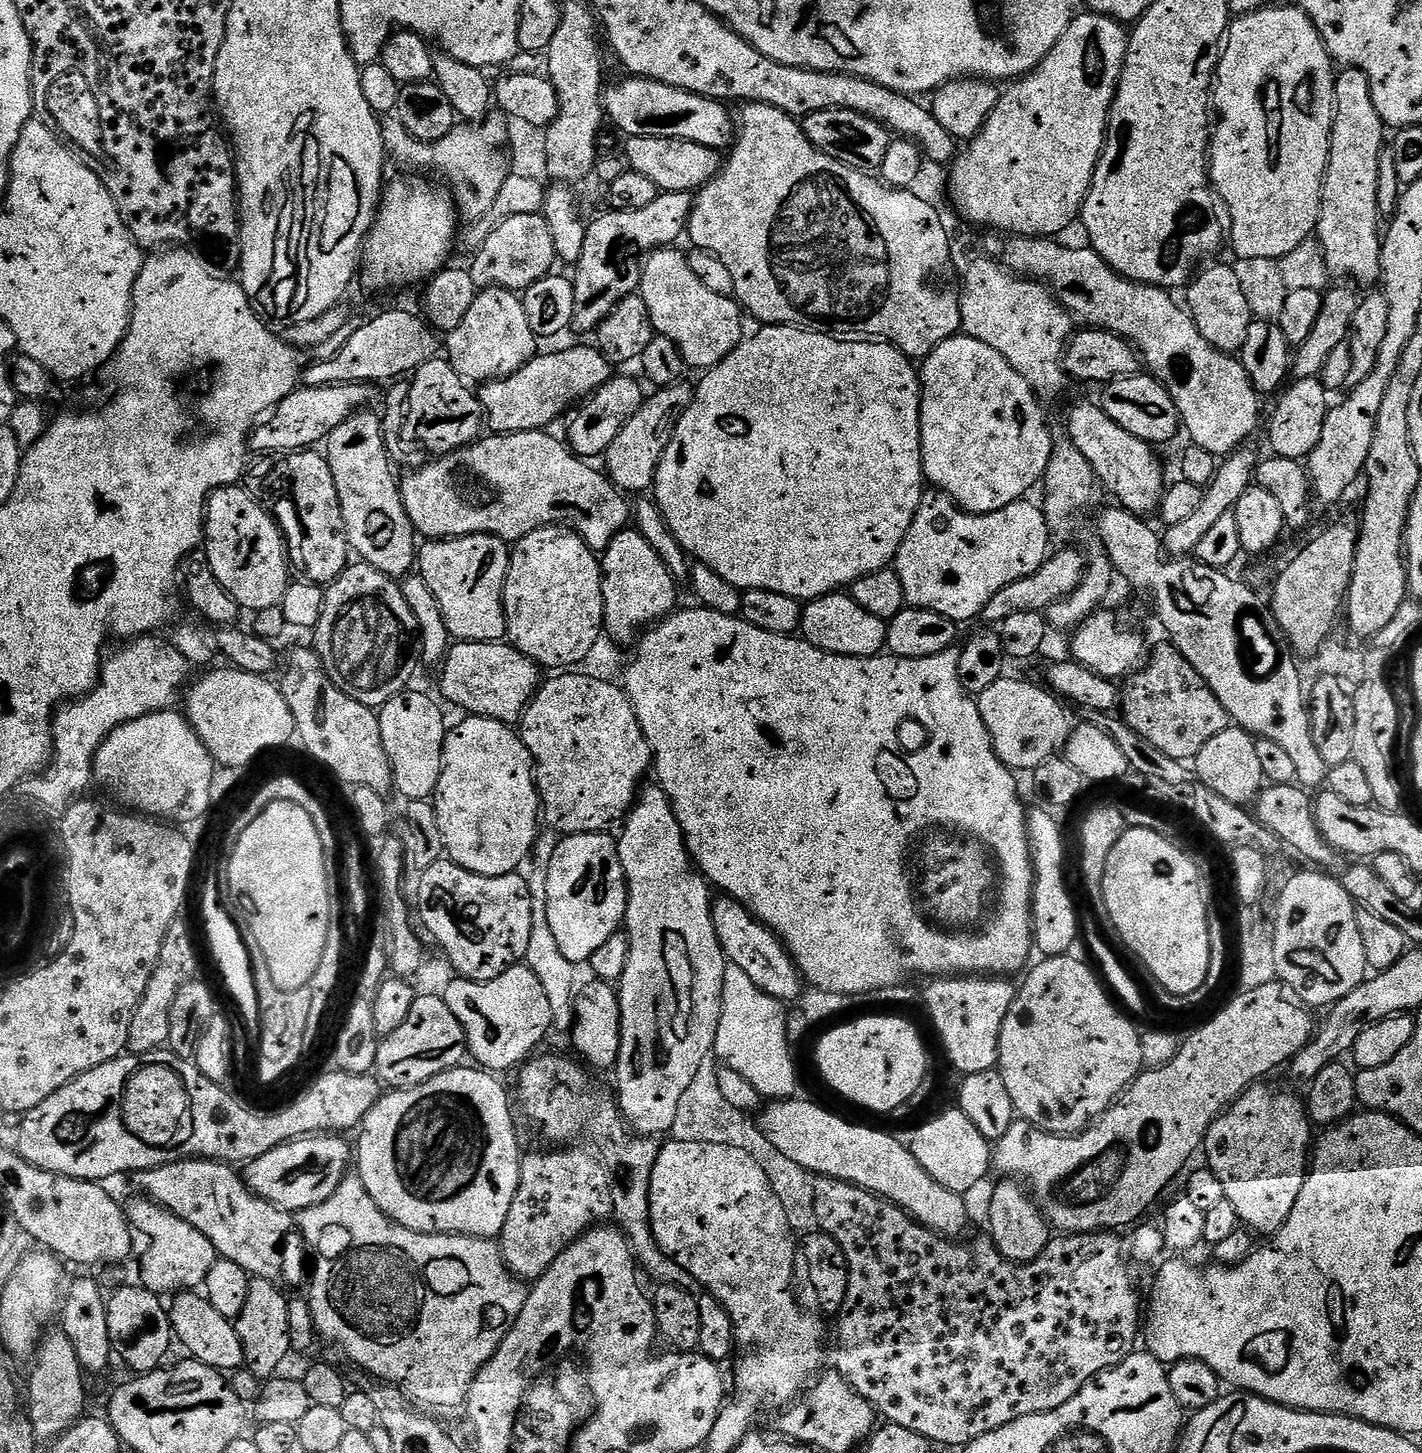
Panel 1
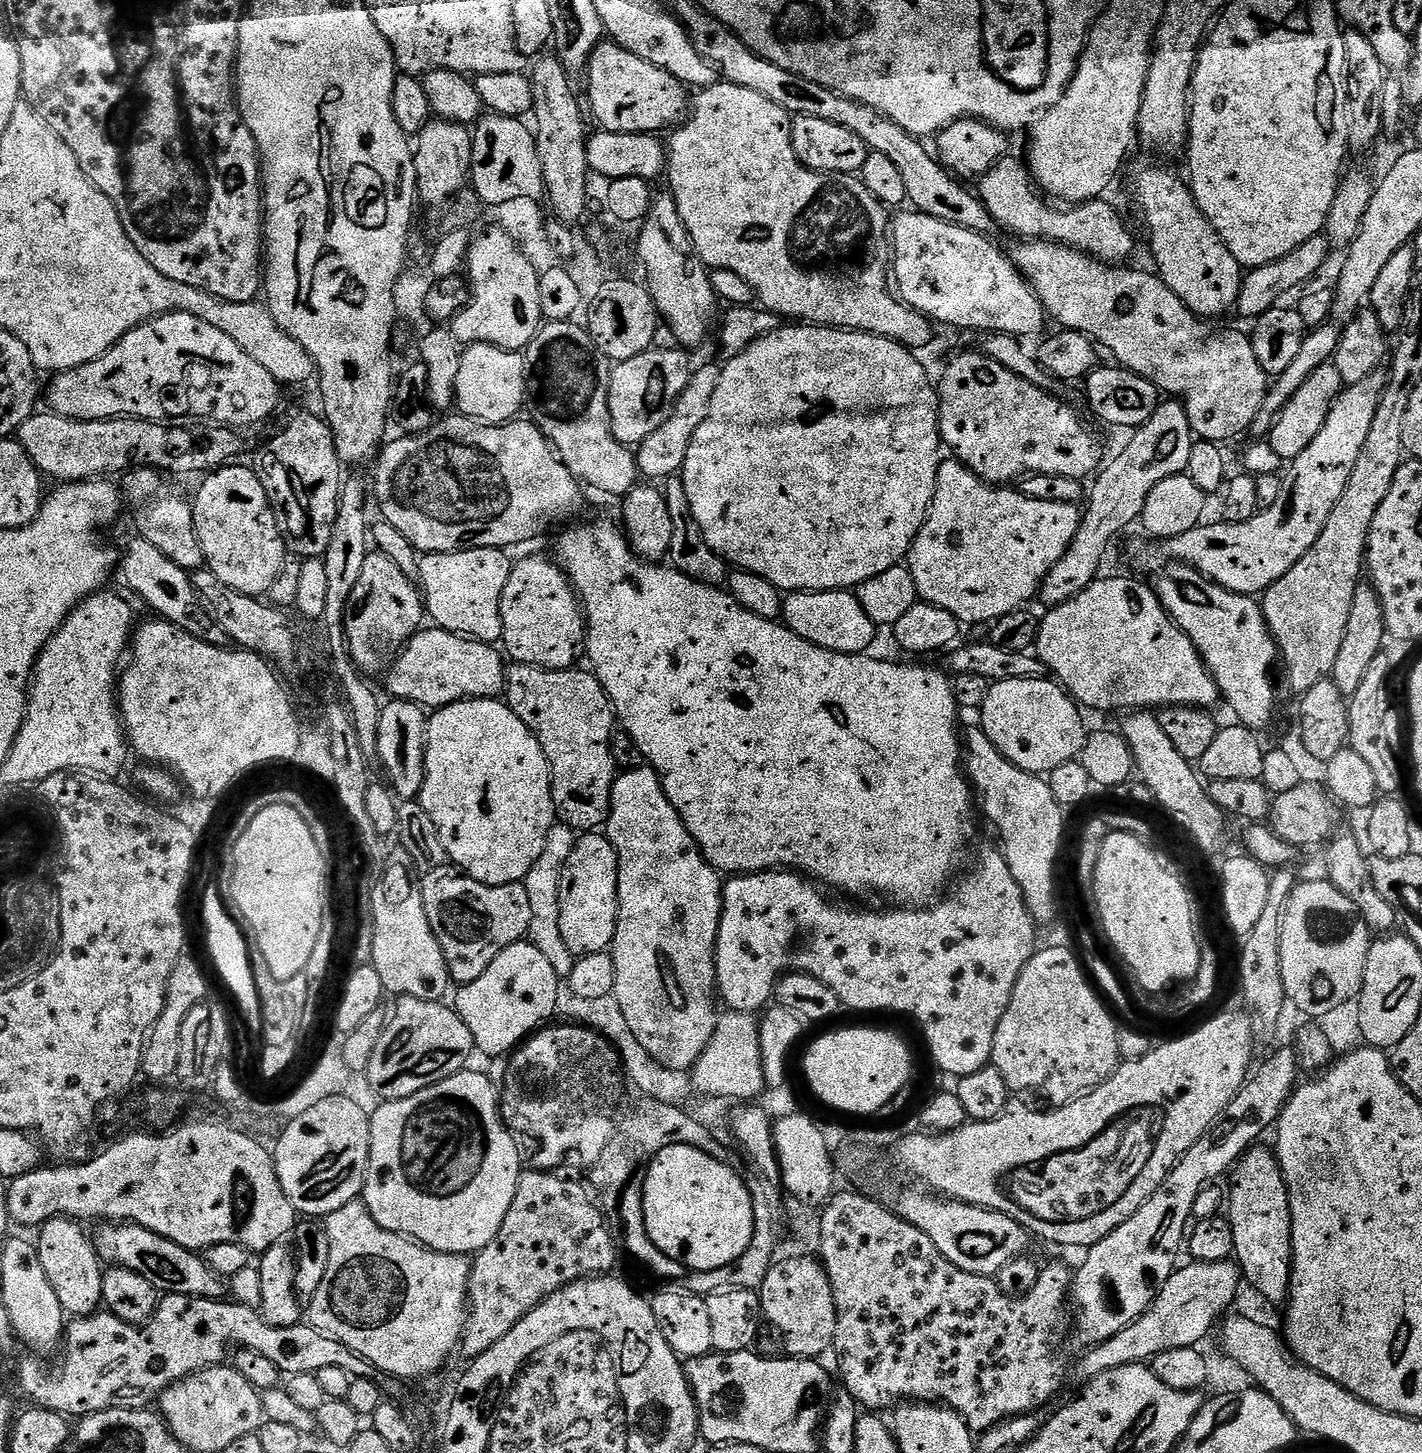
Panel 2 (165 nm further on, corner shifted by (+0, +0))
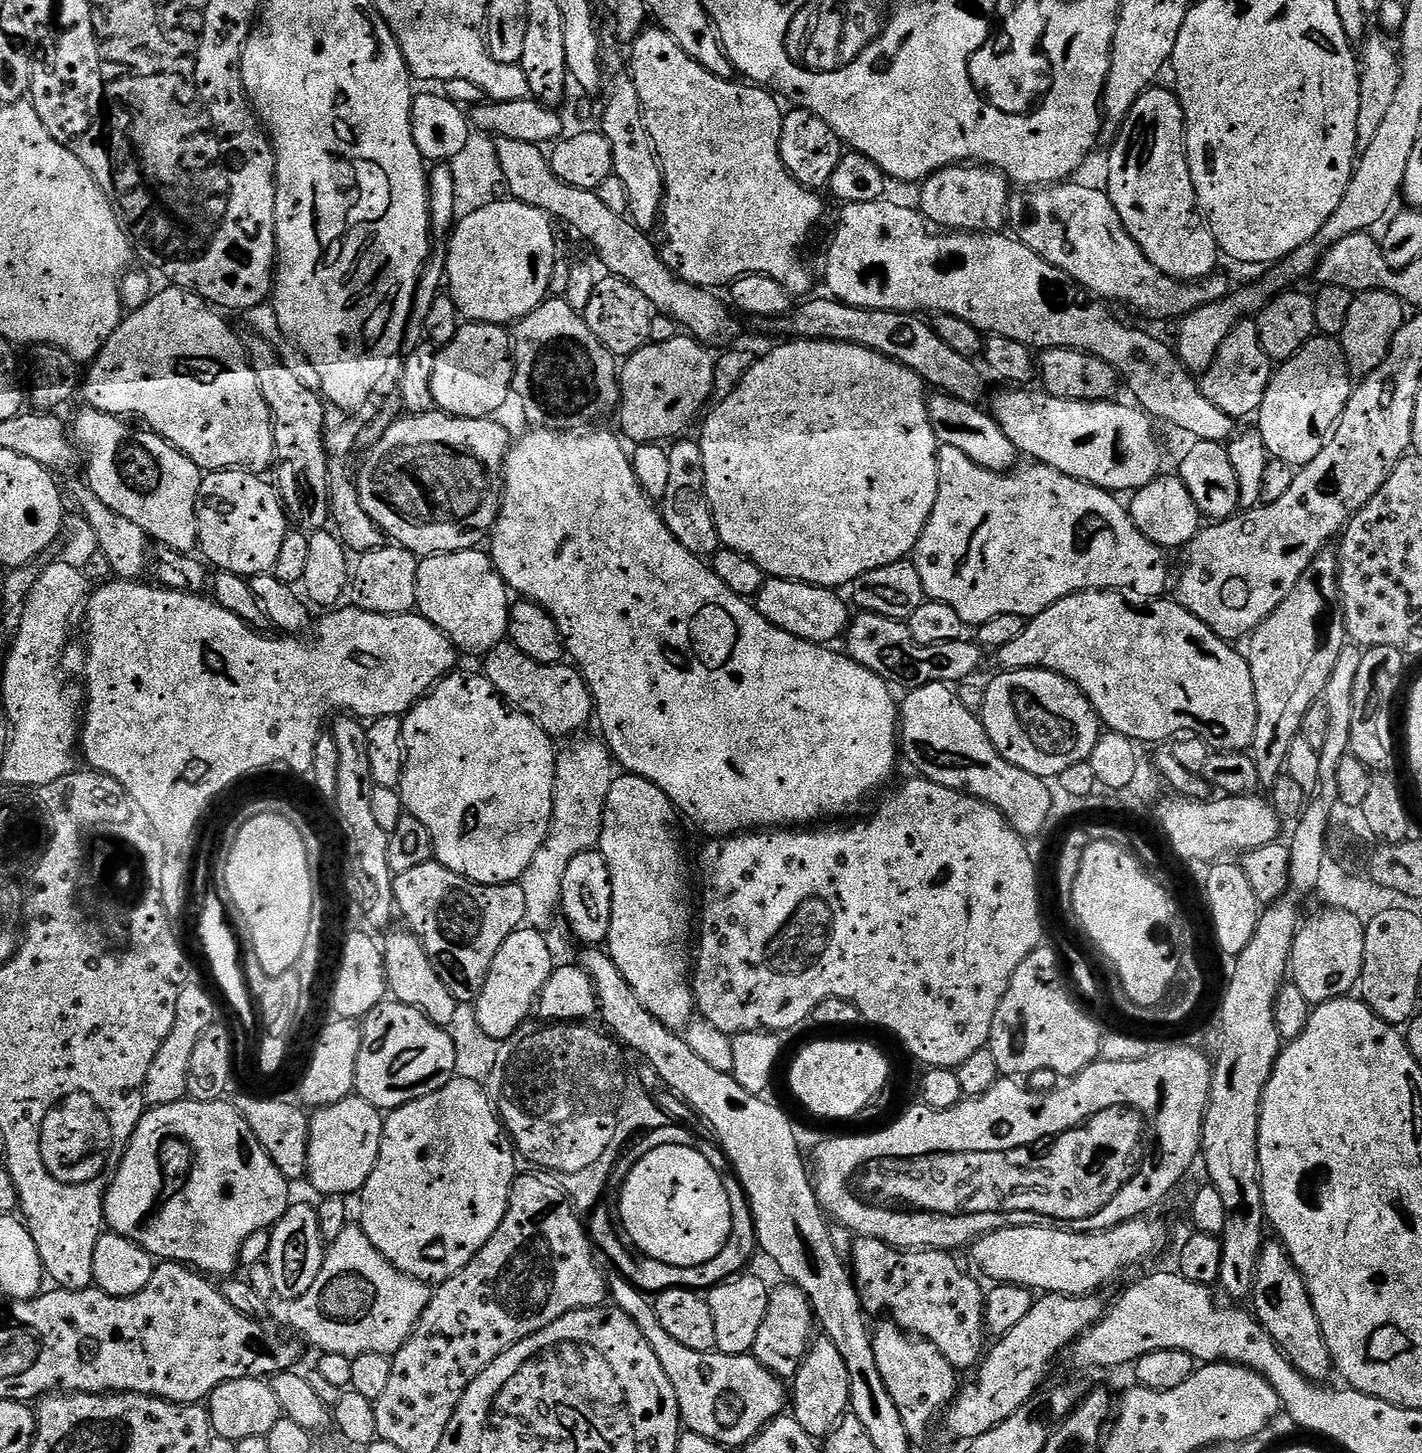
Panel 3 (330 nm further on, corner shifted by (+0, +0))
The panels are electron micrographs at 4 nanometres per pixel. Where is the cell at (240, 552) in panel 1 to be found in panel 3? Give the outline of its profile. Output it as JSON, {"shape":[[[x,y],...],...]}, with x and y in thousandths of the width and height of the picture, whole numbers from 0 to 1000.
{"shape":[[[161,323],[160,325],[147,325],[141,331],[141,342],[138,346],[140,379],[143,385],[150,392],[155,394],[164,394],[172,398],[185,396],[191,394],[195,387],[198,373],[203,368],[204,359],[200,353],[196,338],[191,332],[186,331],[179,325]]]}

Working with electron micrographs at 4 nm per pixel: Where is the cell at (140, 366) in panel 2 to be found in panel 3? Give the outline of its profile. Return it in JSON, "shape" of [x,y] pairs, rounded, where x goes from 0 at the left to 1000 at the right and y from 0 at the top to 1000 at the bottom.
{"shape":[[[118,197],[116,199],[116,201],[111,202],[112,200],[110,200],[107,202],[99,212],[96,214],[91,214],[82,225],[82,228],[77,230],[77,233],[72,238],[72,241],[68,245],[68,247],[64,248],[63,253],[65,254],[63,255],[62,259],[60,258],[58,262],[58,273],[59,271],[60,274],[62,275],[60,275],[61,280],[68,281],[70,284],[85,288],[99,286],[102,289],[101,291],[106,297],[115,300],[119,306],[122,306],[125,310],[134,315],[144,326],[171,323],[186,326],[188,321],[190,321],[189,323],[192,321],[193,317],[195,316],[193,296],[191,295],[191,284],[184,271],[180,256],[177,254],[177,249],[174,246],[174,243],[172,241],[169,232],[163,229],[162,224],[155,218],[157,217],[154,214],[150,213],[146,207],[141,205],[139,202],[133,201],[131,198],[123,197]]]}

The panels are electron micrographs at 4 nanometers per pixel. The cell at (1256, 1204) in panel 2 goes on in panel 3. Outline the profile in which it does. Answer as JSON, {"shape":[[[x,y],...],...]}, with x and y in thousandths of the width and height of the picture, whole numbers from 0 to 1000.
{"shape":[[[892,855],[887,859],[879,897],[881,897],[880,900],[886,912],[900,927],[900,931],[919,950],[931,951],[934,946],[937,946],[937,933],[932,926],[932,921],[930,921],[930,913],[927,910],[920,886],[902,856]]]}

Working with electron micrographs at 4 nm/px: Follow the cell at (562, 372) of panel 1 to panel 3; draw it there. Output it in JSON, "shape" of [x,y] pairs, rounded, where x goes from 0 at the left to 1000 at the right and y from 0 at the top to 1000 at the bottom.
{"shape":[[[334,222],[324,222],[322,230],[316,237],[309,240],[305,249],[305,277],[307,281],[311,284],[316,284],[318,286],[333,288],[339,289],[350,286],[349,283],[357,277],[357,273],[361,270],[361,237],[354,225],[350,223],[336,223]]]}

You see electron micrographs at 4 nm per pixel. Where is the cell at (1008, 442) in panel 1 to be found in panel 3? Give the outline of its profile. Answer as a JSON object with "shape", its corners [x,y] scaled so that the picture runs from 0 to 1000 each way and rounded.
{"shape":[[[720,266],[706,269],[709,270],[700,275],[700,288],[707,301],[710,301],[714,309],[728,319],[735,319],[752,329],[758,329],[783,340],[795,339],[816,327],[816,319],[819,314],[816,312],[816,303],[813,301],[814,292],[804,281],[778,275],[748,275],[733,268],[723,270],[726,268]]]}

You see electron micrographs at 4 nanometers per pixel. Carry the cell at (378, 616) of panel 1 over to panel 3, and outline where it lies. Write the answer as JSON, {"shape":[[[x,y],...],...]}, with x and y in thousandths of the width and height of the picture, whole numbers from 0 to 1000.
{"shape":[[[276,373],[266,379],[255,381],[246,394],[246,413],[255,421],[281,424],[293,418],[293,404],[295,385],[292,380]]]}

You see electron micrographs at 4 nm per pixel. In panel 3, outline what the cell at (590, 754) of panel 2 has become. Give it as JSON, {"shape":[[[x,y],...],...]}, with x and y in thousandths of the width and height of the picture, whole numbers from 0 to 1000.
{"shape":[[[355,442],[347,445],[340,452],[340,465],[352,476],[362,489],[373,493],[374,496],[385,507],[404,507],[418,493],[418,482],[410,465],[402,456],[379,457],[373,454],[364,445]]]}

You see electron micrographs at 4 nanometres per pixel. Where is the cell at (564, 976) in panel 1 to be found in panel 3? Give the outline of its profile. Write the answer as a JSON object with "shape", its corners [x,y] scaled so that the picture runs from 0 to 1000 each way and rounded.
{"shape":[[[411,508],[403,509],[400,515],[393,515],[385,576],[381,579],[378,588],[376,588],[376,593],[370,596],[364,606],[367,615],[370,615],[368,632],[371,638],[377,639],[382,642],[386,641],[385,638],[390,635],[391,630],[392,633],[392,628],[395,627],[395,604],[398,604],[401,593],[404,593],[406,588],[418,584],[421,582],[425,571],[425,553],[432,536],[432,521],[424,509],[408,509]]]}

